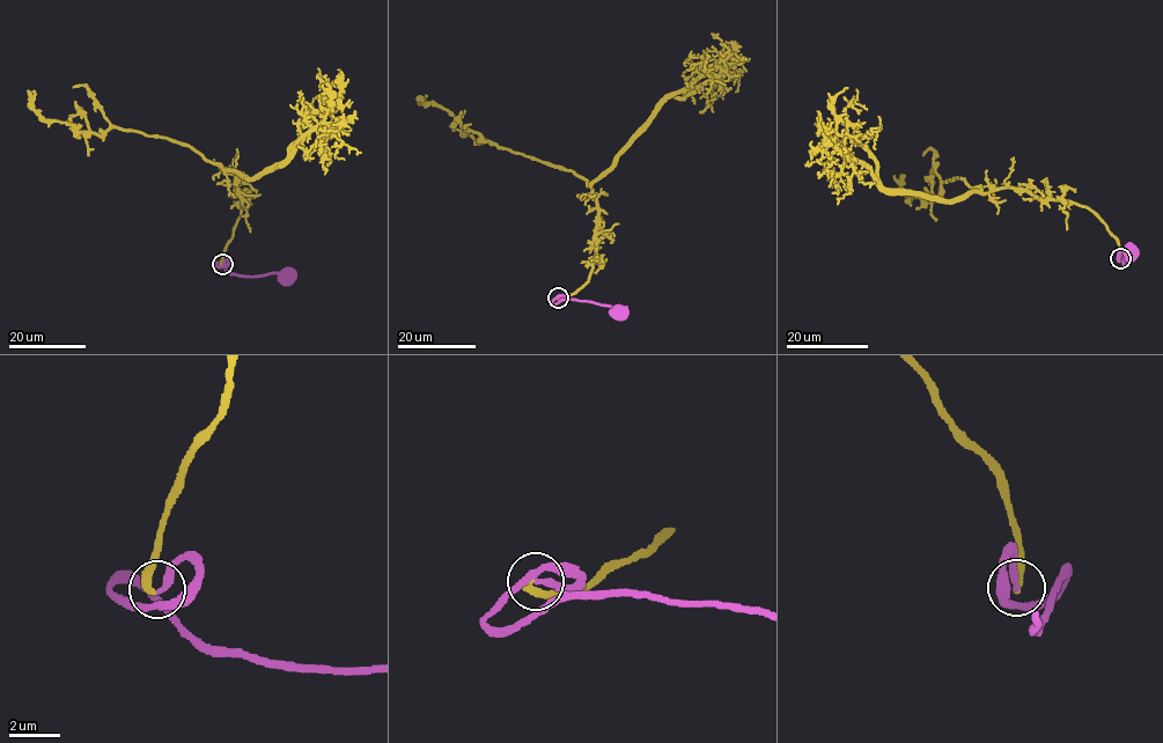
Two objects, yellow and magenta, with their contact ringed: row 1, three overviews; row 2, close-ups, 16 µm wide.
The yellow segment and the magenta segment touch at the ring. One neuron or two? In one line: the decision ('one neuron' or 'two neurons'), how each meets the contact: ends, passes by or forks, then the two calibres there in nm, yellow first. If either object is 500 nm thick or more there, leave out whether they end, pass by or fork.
one neuron; yellow ends there; magenta ends there; 280 nm thick on the yellow side, 280 nm on the other

